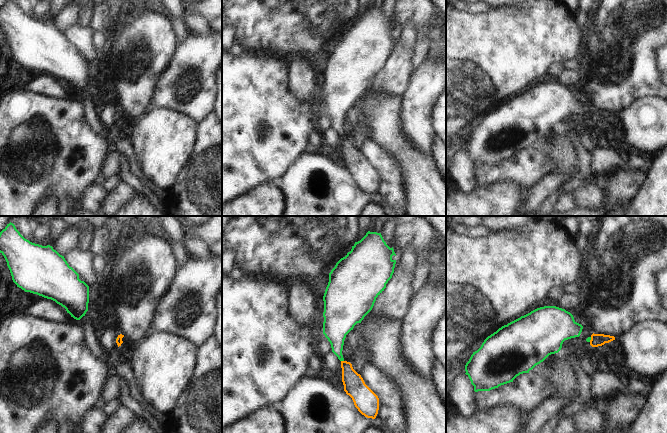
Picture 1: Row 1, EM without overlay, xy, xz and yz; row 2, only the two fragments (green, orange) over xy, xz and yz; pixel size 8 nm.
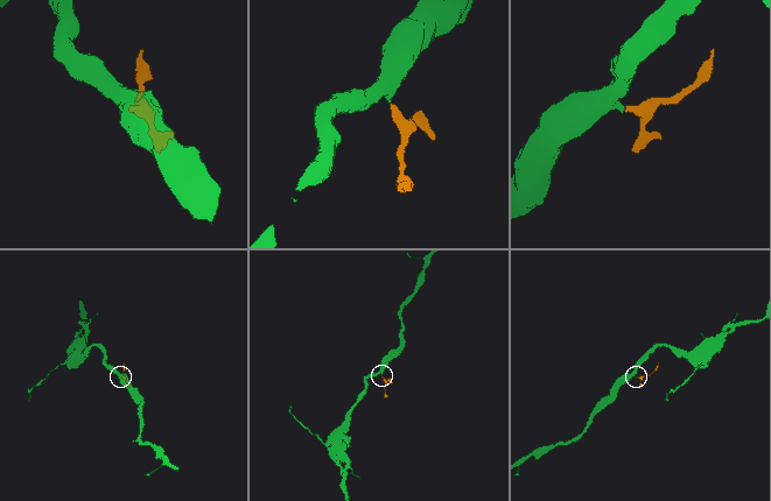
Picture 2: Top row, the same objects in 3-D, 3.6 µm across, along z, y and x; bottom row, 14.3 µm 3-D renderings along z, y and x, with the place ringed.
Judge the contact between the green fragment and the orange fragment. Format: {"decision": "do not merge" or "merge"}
{"decision": "merge"}

